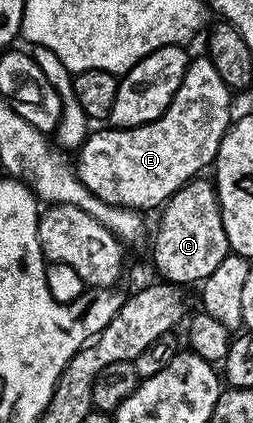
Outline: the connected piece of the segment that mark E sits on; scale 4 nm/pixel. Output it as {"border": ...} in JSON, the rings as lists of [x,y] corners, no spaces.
{"border":[[[209,57],[191,58],[186,65],[184,81],[180,89],[176,89],[174,100],[168,109],[156,121],[146,123],[143,127],[116,127],[110,131],[98,131],[87,134],[76,155],[78,180],[100,201],[113,207],[131,207],[133,211],[149,212],[149,207],[161,208],[171,195],[177,193],[184,184],[189,183],[199,173],[213,164],[218,156],[220,141],[226,136],[226,128],[232,122],[230,115],[230,98],[232,92],[220,81],[220,73],[216,73],[216,65],[212,65]]]}

